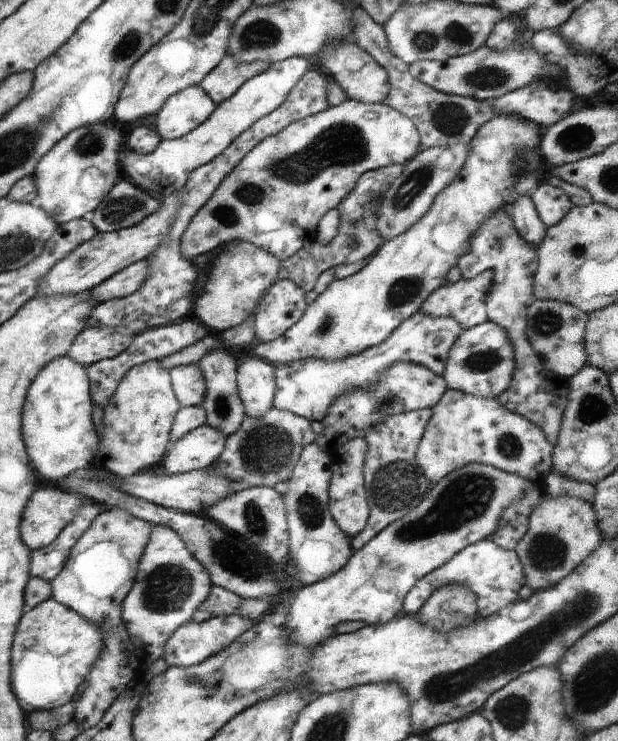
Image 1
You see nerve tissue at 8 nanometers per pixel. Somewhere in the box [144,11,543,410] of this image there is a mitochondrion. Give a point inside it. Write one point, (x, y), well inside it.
(340, 145)

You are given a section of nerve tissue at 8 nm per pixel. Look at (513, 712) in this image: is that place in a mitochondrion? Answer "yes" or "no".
yes

